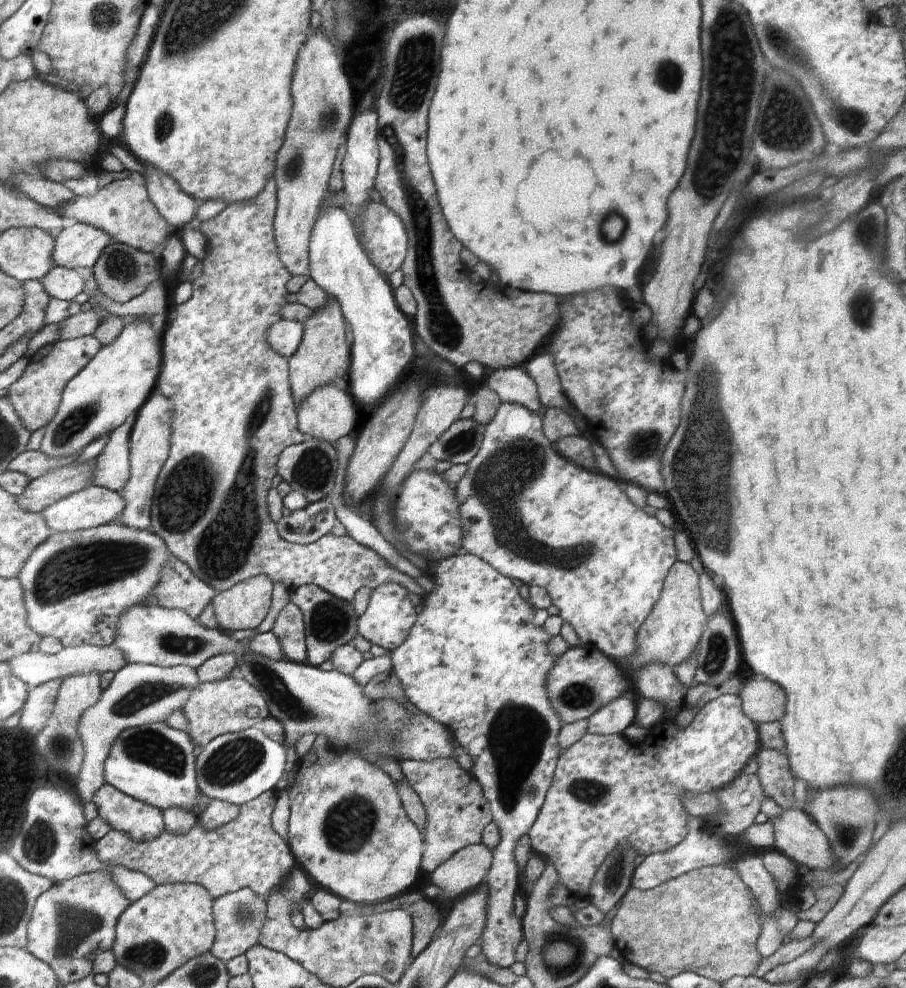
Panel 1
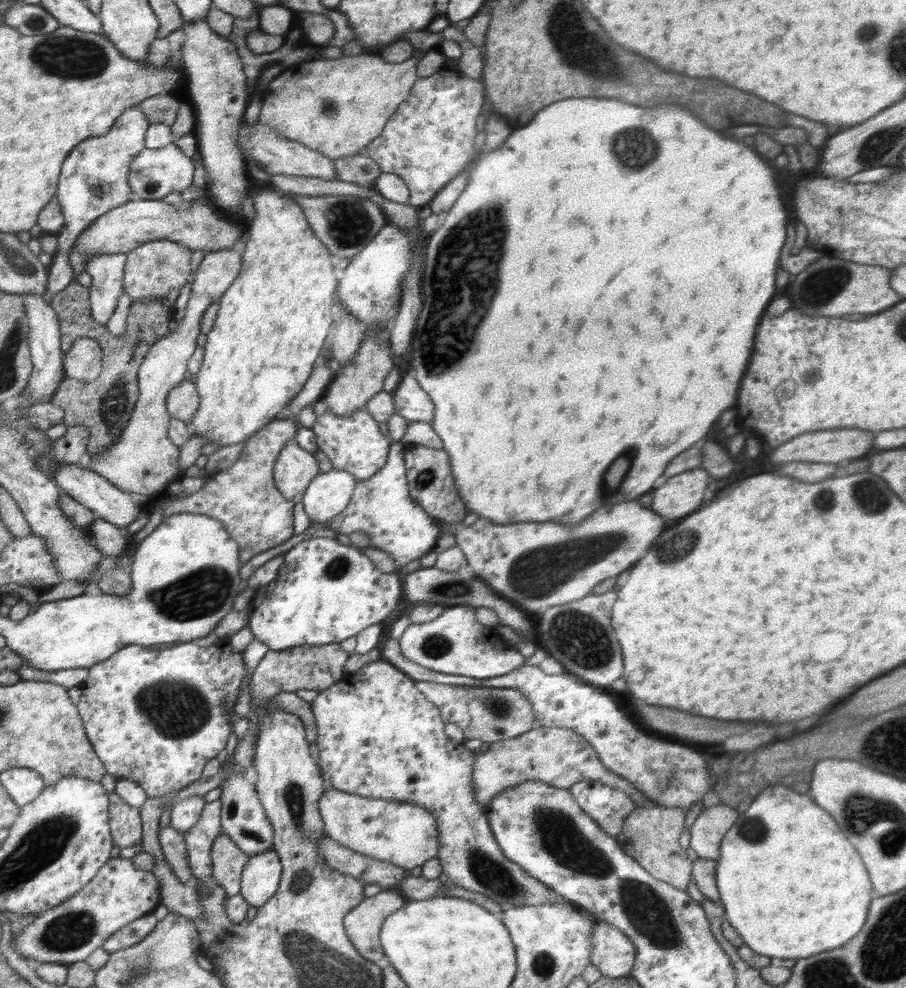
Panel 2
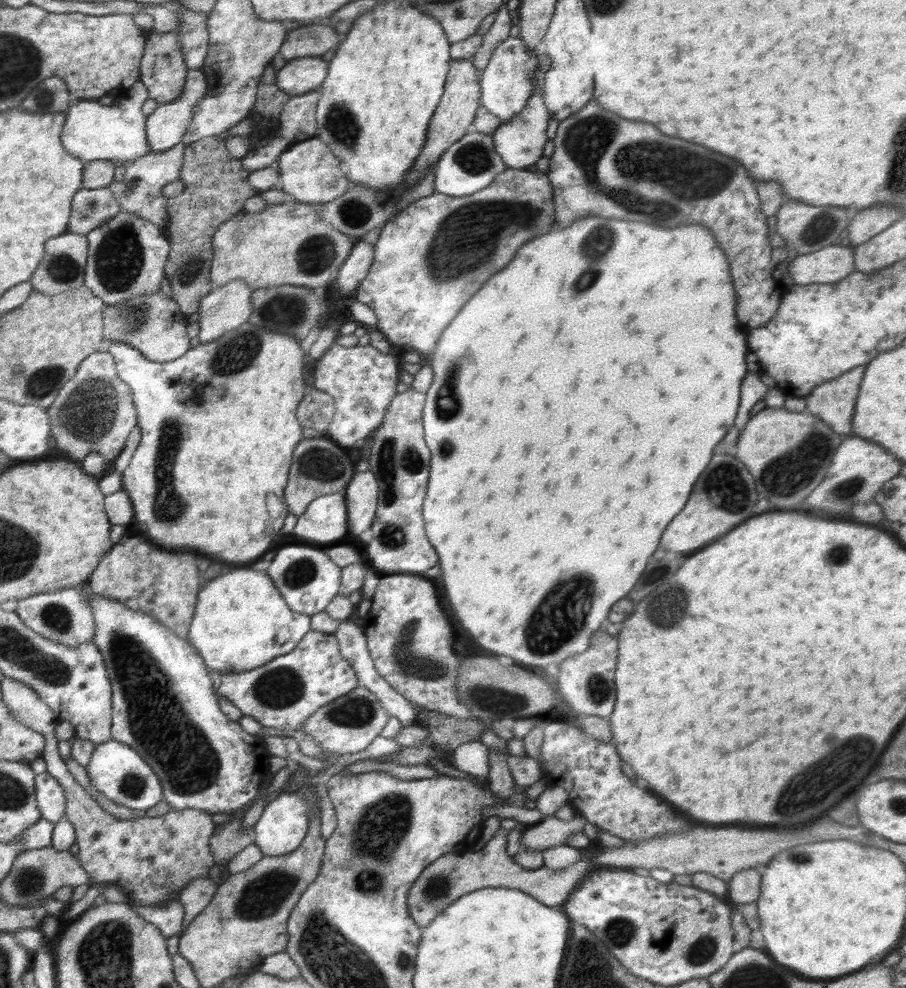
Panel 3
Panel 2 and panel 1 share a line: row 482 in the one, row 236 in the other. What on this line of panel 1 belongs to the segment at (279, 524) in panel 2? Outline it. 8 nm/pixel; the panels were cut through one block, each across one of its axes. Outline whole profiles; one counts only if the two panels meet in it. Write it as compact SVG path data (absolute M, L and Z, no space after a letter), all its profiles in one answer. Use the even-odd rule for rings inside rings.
M270 178L267 180L264 188L261 188L259 194L252 200L230 203L215 217L202 221L200 224L200 231L206 236L207 240L207 253L201 260L202 273L191 282L193 288L191 298L187 302L177 306L178 315L176 319L168 323L161 332L163 360L161 361L159 375L157 376L156 390L173 400L173 429L171 432L169 455L166 462L162 465L153 492L151 526L153 532L161 536L162 540L166 543L171 556L187 564L188 568L191 568L191 571L196 575L196 578L204 581L217 593L224 592L250 577L266 575L273 584L280 582L282 589L286 588L286 590L289 590L288 592L299 586L312 584L323 588L326 592L333 594L340 600L345 600L346 603L351 603L354 595L361 588L373 589L381 584L392 581L398 584L406 584L408 576L404 576L404 573L400 571L396 572L396 570L392 570L390 565L388 566L387 562L379 554L376 554L376 552L367 546L354 542L348 535L335 536L332 533L328 533L307 545L289 543L279 536L277 524L270 518L267 507L268 491L272 478L277 474L276 467L280 453L287 446L301 443L307 437L297 427L297 404L292 396L287 358L279 352L273 351L271 344L268 344L267 341L268 329L275 322L283 318L281 315L283 306L288 304L292 297L288 289L286 289L286 284L292 276L279 259L275 241L273 220L276 209L277 184L274 179Z

